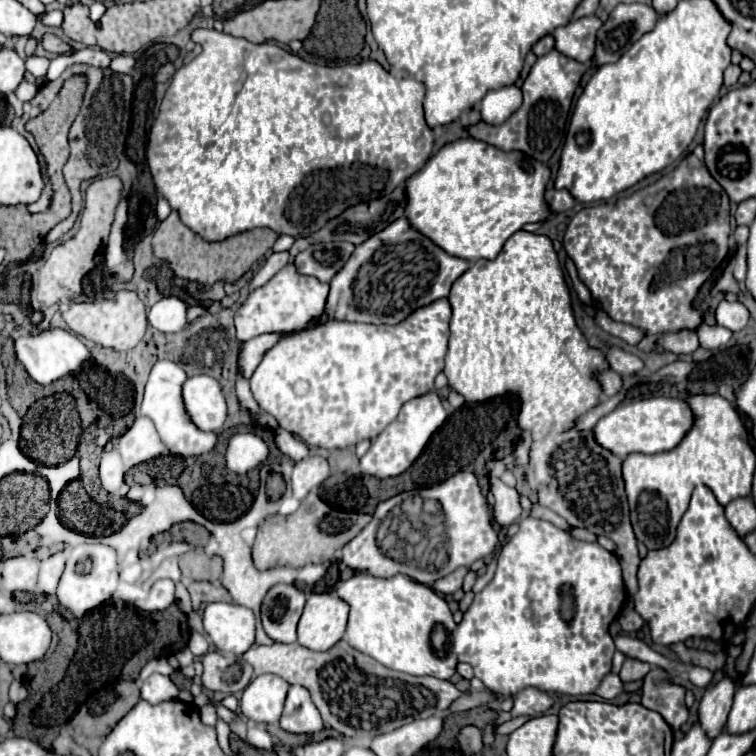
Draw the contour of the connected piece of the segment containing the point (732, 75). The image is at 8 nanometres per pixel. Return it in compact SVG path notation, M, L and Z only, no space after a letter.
M730 64L724 72L724 86L734 86L738 82L740 74L742 74L742 68L738 64Z

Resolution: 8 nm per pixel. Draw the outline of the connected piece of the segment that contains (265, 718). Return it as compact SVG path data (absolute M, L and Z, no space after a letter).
M260 674L244 688L240 710L258 724L274 724L282 714L286 692L286 680L274 674Z

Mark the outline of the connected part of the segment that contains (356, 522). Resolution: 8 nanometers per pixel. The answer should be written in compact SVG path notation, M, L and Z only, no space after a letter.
M310 492L294 514L272 516L266 520L266 530L258 530L256 542L252 548L254 564L260 568L260 564L264 562L270 568L270 562L278 562L278 560L282 560L282 564L276 564L276 566L286 566L286 564L304 566L308 562L318 564L324 560L332 560L332 554L338 548L342 548L346 542L350 542L370 520L372 520L370 514L334 510L324 500L320 500L316 492Z

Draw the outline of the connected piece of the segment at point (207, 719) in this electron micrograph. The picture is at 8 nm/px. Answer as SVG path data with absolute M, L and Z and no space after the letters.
M208 704L208 705L203 706L202 708L198 710L199 715L200 715L201 721L204 724L215 727L217 719L218 719L216 709L214 706L211 706L211 704Z

